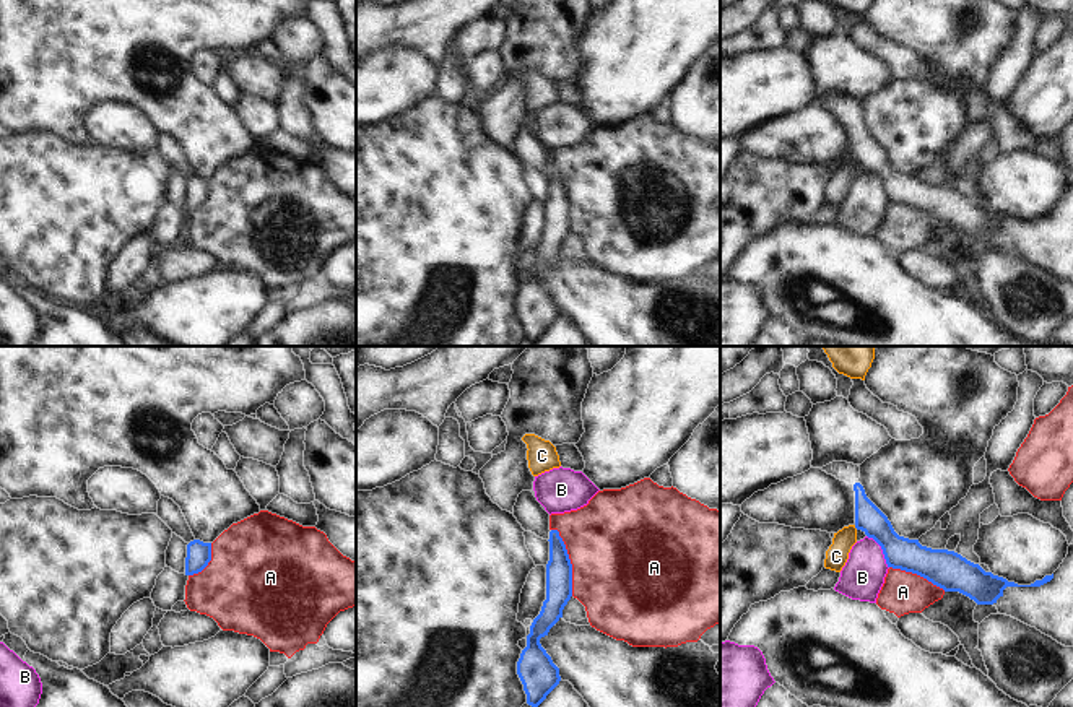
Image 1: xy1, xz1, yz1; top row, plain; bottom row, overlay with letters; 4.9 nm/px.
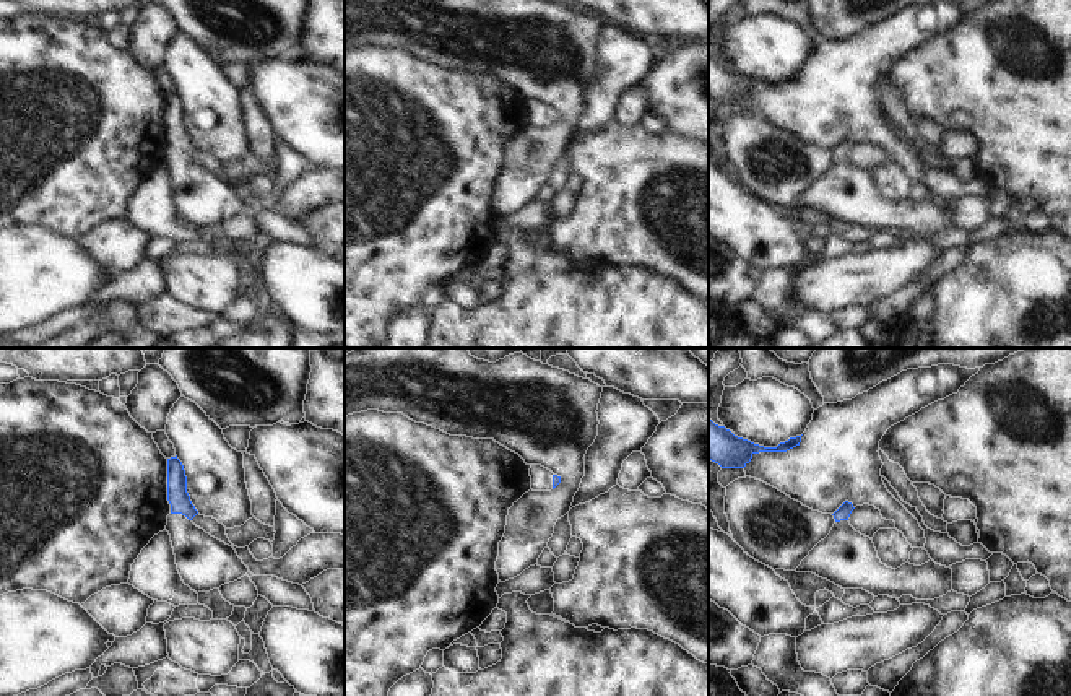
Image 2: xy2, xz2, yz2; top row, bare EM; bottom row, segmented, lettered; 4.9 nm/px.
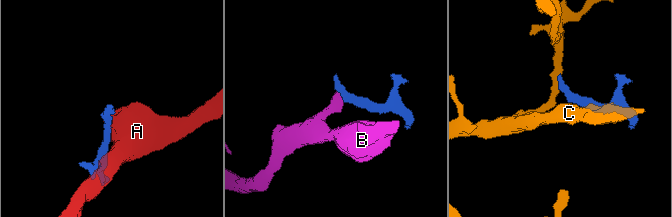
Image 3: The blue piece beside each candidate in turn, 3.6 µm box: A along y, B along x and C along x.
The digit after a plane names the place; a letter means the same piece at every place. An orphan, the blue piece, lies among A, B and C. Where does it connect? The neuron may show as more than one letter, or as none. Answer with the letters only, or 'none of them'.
none of them

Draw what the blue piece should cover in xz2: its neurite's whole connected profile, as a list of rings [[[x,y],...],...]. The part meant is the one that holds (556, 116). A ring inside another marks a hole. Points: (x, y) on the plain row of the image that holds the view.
[[[531,101],[530,112],[533,127],[551,127],[561,119],[561,112],[541,101]]]

